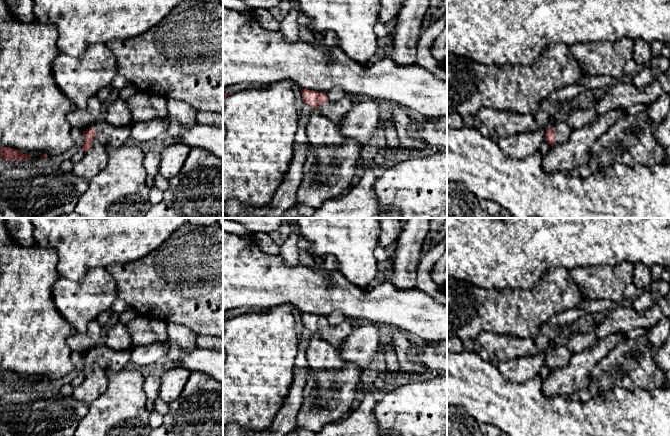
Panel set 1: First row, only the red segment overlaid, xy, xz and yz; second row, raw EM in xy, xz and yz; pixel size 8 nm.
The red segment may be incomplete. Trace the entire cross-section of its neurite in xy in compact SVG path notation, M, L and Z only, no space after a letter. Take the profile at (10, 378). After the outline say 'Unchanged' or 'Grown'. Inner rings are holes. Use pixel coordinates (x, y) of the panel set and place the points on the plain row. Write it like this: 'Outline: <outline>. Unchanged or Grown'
Outline: M0 369L0 382L9 384L9 385L21 385L24 383L31 383L30 379L23 378L22 376L8 371L3 371Z. Unchanged

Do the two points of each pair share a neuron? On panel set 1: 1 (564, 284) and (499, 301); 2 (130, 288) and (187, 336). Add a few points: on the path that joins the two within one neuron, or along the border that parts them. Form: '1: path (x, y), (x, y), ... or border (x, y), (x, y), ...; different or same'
1: path (548, 297), (542, 301), (515, 301); same
2: border (167, 323), (183, 324), (193, 332); different

